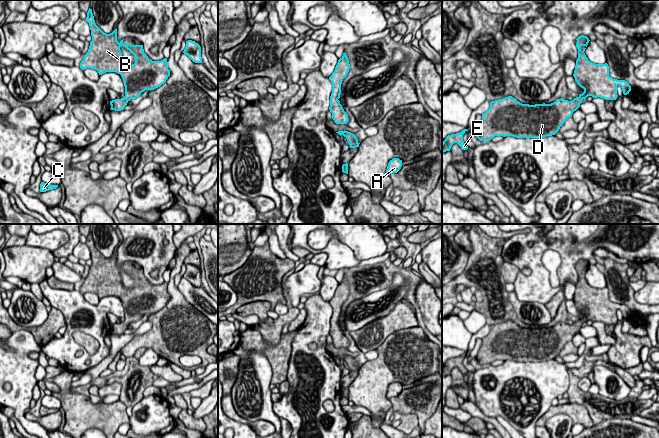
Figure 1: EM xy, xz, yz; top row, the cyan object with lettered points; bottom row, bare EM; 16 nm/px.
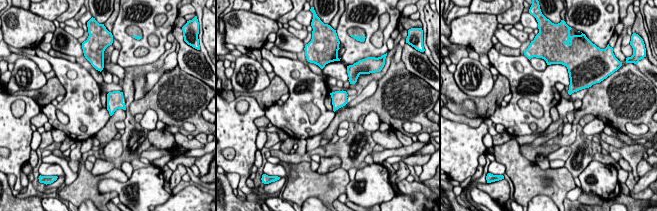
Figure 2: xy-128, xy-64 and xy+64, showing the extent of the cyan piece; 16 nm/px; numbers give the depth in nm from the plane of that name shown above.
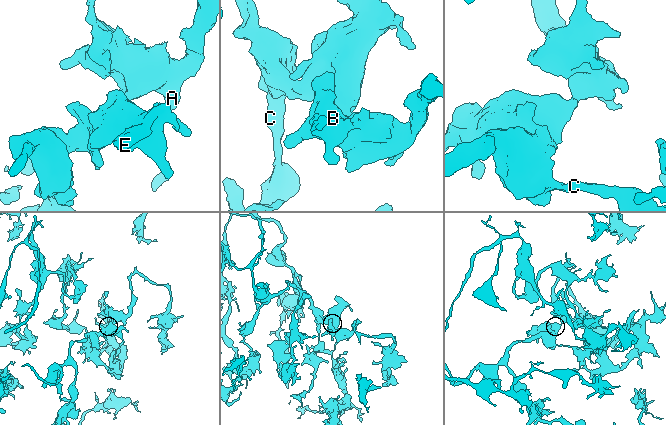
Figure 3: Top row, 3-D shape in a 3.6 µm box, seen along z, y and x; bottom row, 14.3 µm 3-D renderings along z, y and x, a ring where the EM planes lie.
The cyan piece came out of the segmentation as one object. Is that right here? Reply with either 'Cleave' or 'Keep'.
Keep

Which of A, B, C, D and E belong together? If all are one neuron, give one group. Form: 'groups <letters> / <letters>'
groups A B C D E

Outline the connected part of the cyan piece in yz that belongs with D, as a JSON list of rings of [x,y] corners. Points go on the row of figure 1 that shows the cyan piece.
[[[581,35],[577,39],[576,47],[578,49],[578,58],[576,60],[576,66],[574,70],[574,78],[577,84],[584,89],[582,94],[574,98],[572,101],[565,100],[563,98],[556,99],[551,104],[522,104],[512,96],[505,97],[503,99],[490,102],[490,108],[482,114],[482,121],[476,132],[476,137],[480,141],[490,141],[495,136],[513,136],[516,138],[543,138],[547,136],[555,135],[564,122],[572,117],[574,111],[576,111],[584,99],[588,96],[593,98],[603,98],[605,100],[616,100],[617,86],[622,88],[623,94],[627,95],[631,91],[631,86],[625,80],[613,79],[609,76],[609,66],[605,64],[595,64],[588,60],[585,53],[582,55],[580,47],[584,46],[585,51],[589,38]]]

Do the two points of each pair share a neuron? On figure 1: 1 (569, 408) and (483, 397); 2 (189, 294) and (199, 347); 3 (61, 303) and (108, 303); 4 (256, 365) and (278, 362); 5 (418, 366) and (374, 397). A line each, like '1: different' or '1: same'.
1: different
2: different
3: same
4: different
5: same

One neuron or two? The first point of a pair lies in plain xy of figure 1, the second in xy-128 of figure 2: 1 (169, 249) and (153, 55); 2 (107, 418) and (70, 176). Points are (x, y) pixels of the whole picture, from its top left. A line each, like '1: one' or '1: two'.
1: one
2: two

